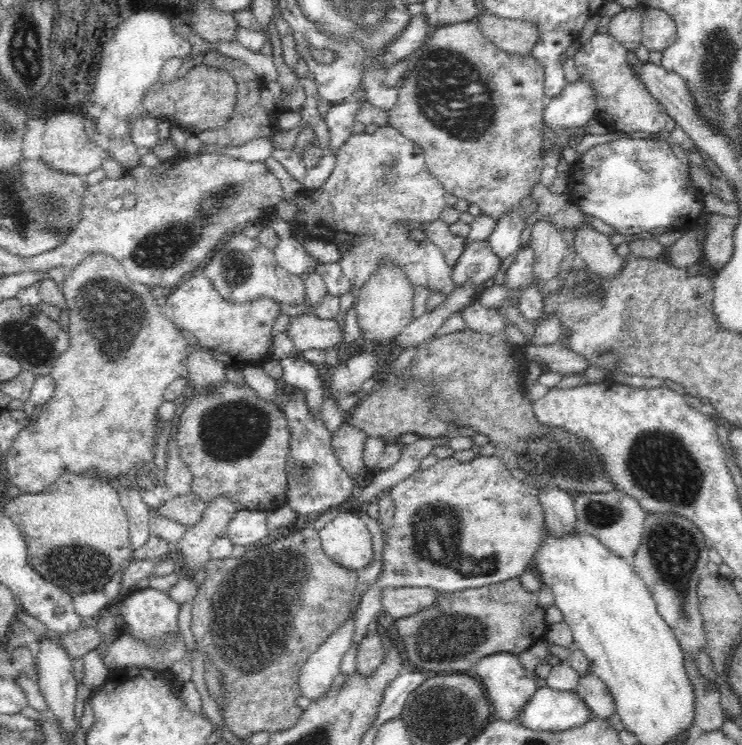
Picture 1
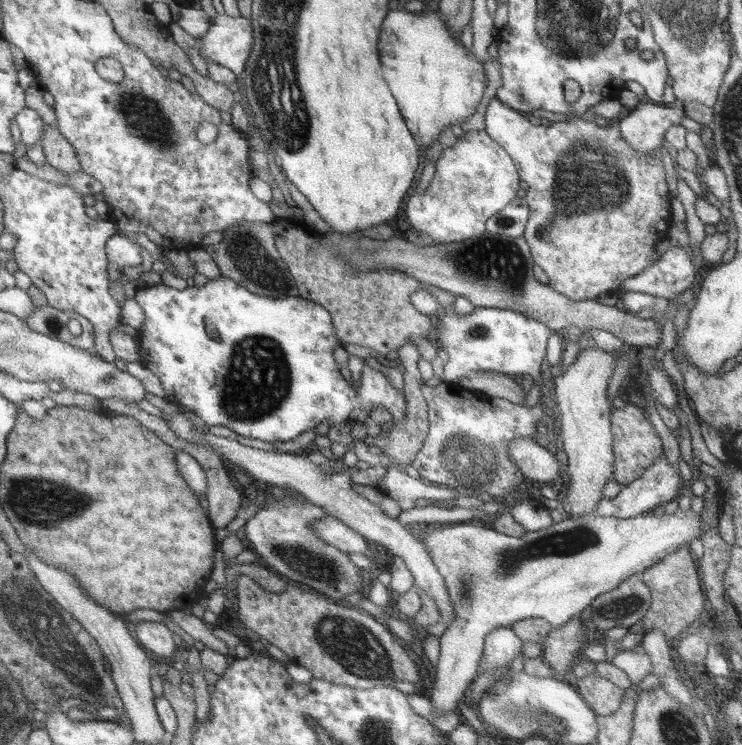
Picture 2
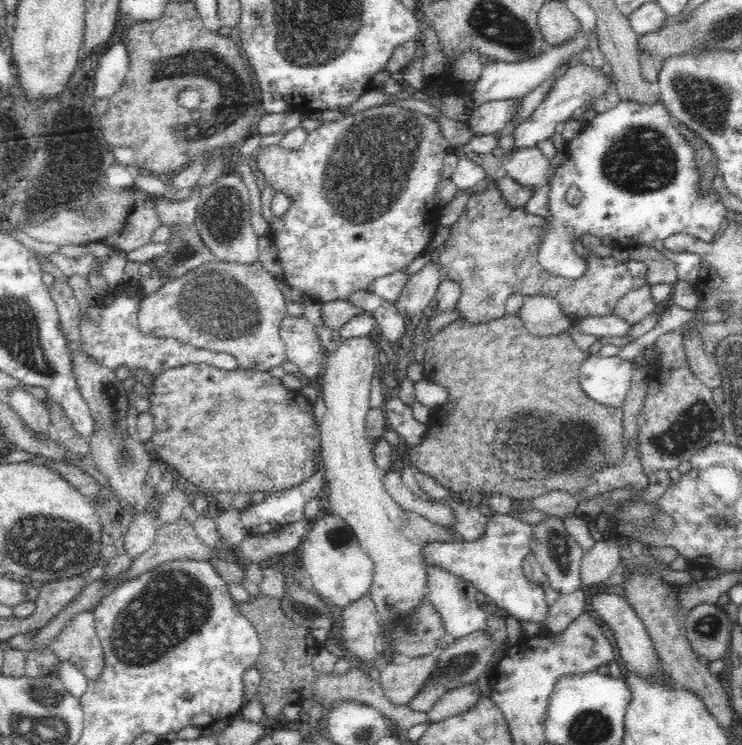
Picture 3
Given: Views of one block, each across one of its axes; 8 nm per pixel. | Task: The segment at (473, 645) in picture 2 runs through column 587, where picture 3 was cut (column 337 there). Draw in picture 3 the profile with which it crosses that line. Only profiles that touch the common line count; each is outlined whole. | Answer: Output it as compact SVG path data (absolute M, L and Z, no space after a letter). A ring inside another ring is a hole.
M334 514L318 516L311 521L309 527L310 529L302 541L302 562L303 567L308 570L307 574L310 574L310 586L314 586L312 590L318 592L329 604L341 609L346 608L369 592L373 582L374 563L367 553L360 548L360 543L356 539L352 527L346 524L340 516Z

